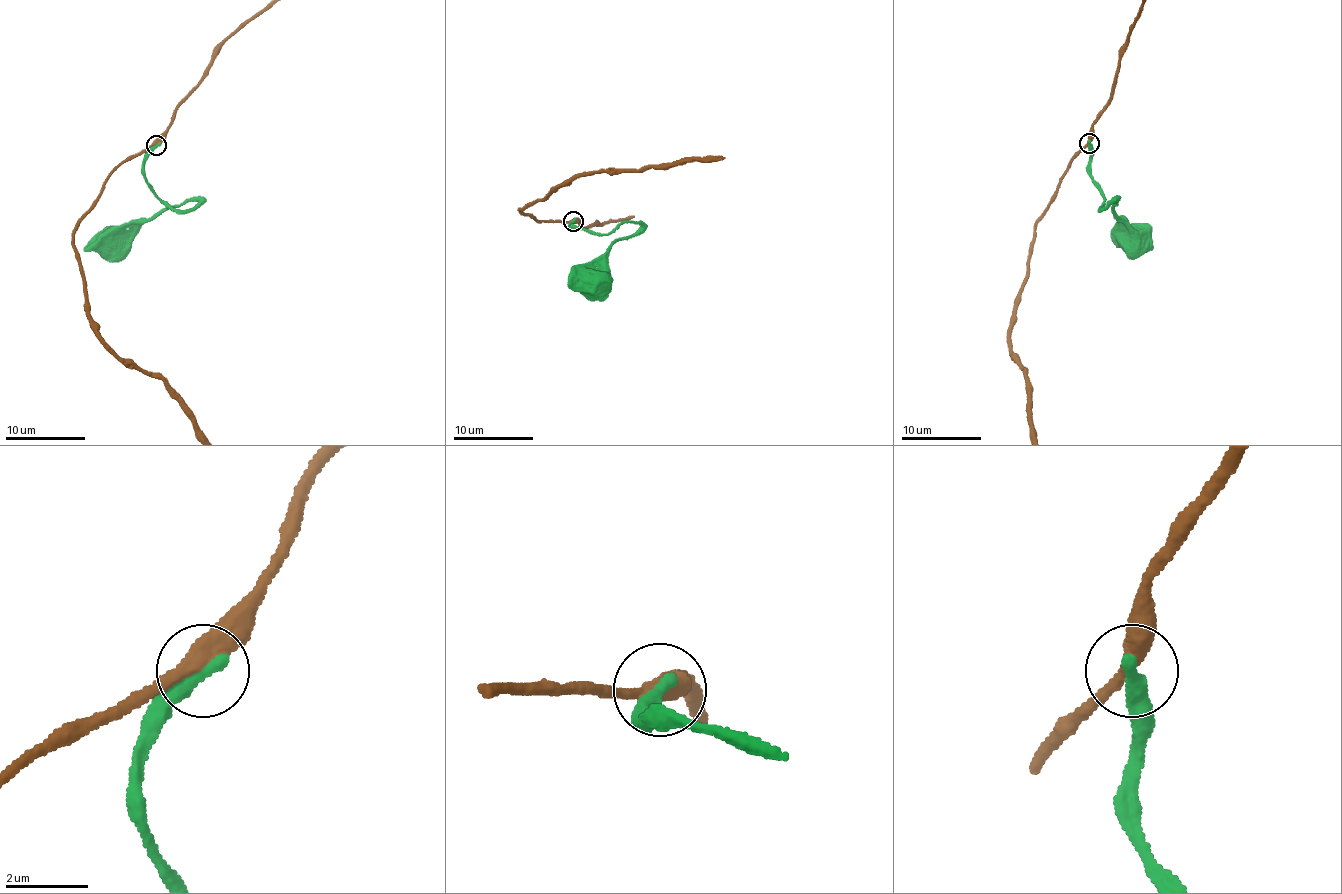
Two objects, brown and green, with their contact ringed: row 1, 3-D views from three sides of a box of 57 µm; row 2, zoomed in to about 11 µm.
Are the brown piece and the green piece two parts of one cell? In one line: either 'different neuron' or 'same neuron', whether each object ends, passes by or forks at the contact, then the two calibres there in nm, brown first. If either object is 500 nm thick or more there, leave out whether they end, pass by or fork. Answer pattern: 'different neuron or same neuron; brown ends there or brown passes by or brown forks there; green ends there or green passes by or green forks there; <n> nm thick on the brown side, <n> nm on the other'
different neuron; brown passes by; green ends there; 440 nm thick on the brown side, 440 nm on the other

